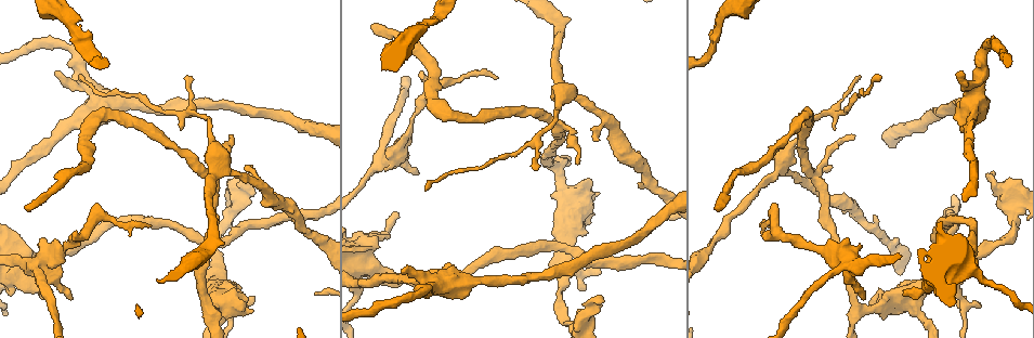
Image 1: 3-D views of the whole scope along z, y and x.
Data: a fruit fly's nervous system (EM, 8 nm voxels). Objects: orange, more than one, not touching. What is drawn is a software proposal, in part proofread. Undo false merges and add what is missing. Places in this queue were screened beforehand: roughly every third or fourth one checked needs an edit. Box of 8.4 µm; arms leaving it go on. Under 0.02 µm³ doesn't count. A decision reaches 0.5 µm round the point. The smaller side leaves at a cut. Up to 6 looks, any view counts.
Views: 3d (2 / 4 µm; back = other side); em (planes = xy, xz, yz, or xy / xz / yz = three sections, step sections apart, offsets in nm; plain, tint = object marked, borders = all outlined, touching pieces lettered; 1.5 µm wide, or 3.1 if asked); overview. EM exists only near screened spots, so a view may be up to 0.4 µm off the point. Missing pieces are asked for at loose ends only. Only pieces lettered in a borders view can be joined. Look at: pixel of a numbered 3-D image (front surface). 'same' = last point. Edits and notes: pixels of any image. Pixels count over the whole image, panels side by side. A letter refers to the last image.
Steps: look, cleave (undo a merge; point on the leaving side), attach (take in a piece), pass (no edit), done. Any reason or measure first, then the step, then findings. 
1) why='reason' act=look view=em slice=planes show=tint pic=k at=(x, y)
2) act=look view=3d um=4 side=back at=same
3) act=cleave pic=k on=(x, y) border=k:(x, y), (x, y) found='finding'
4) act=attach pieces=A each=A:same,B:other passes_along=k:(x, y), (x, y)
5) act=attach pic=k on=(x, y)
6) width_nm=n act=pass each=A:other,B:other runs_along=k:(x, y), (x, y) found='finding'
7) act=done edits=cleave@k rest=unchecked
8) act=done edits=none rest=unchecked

why='an open end' act=look view=3d um=4 pic=1 at=(402, 272)

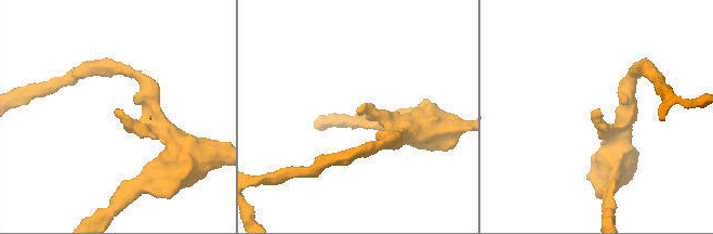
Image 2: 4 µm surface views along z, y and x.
why='need the tissue' act=look view=em slice=yz step=8 show=plain pic=2 at=(114, 110)

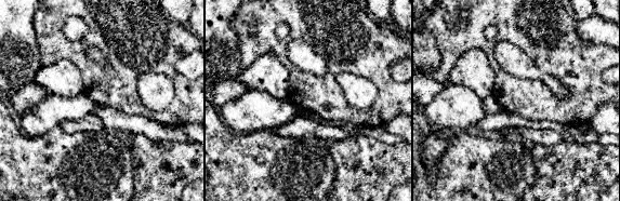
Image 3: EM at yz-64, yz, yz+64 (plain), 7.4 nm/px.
act=look view=em slice=yz step=8 show=borders at=same

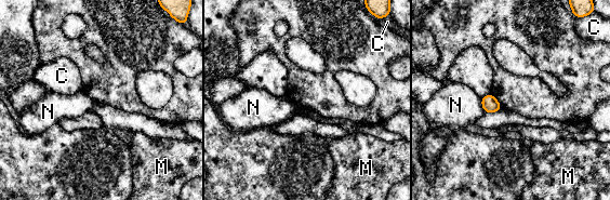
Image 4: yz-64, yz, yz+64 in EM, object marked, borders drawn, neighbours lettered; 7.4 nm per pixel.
width_nm=120 act=pass each=C:other,M:other,N:other border=4:(480, 98), (481, 106), (487, 112) found='no lettered piece goes on from it'

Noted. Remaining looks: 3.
why='thin end' act=look view=em slice=planes show=borders pic=1 at=(151, 224)

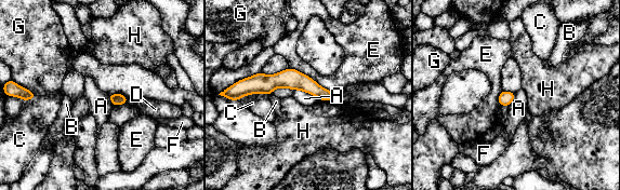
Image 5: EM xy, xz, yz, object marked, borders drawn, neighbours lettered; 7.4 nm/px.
act=pass each=A:other,B:other,C:other,D:other,E:other,F:other,G:other,H:other runs_along=5:(271, 83), (301, 81), (330, 97) found='no lettered piece goes on from it'

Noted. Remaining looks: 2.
why='sharp bend' act=look view=em slice=xy step=4 show=tint pic=1 at=(211, 308)

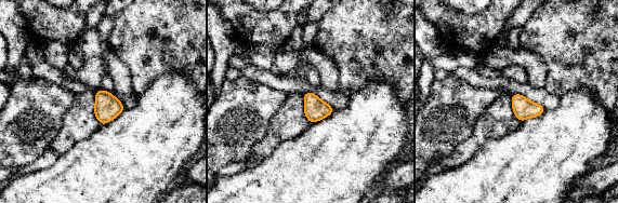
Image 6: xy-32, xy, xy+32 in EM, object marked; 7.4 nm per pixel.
why='another direction' act=look view=em slice=planes show=borders at=same

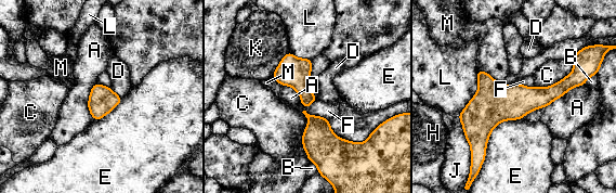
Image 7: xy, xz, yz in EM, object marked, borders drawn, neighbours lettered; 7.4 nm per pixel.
width_nm=160 act=pass each=A:other,B:other,C:other,D:other,E:other,F:other,H:other,J:other,K:other,L:other,M:other border=7:(584, 84), (521, 118) found='continuous, no second neuron'

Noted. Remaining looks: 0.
act=done edits=none rest=unchecked

